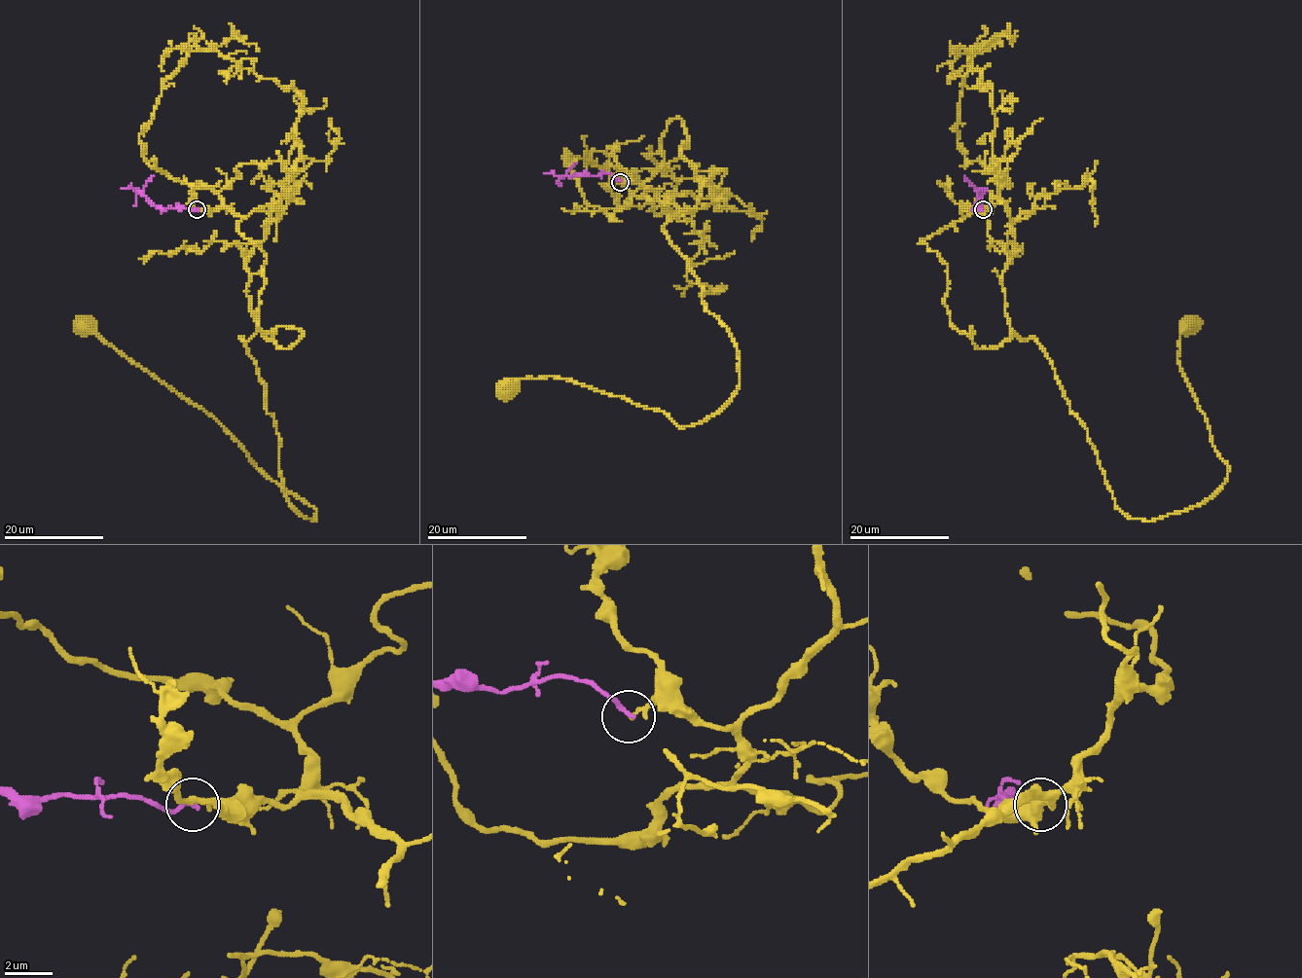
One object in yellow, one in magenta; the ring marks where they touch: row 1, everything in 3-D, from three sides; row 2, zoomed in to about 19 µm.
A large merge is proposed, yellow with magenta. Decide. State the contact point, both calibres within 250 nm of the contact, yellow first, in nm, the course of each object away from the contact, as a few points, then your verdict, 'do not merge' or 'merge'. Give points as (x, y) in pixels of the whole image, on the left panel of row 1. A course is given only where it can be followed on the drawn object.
(197, 209) | 180/200 nm | yellow via (197, 209), (228, 207), (259, 242), (258, 329), (302, 335), (240, 338), (287, 501), (313, 521), (82, 326) | magenta via (197, 209), (154, 206), (142, 192), (153, 176) | do not merge

